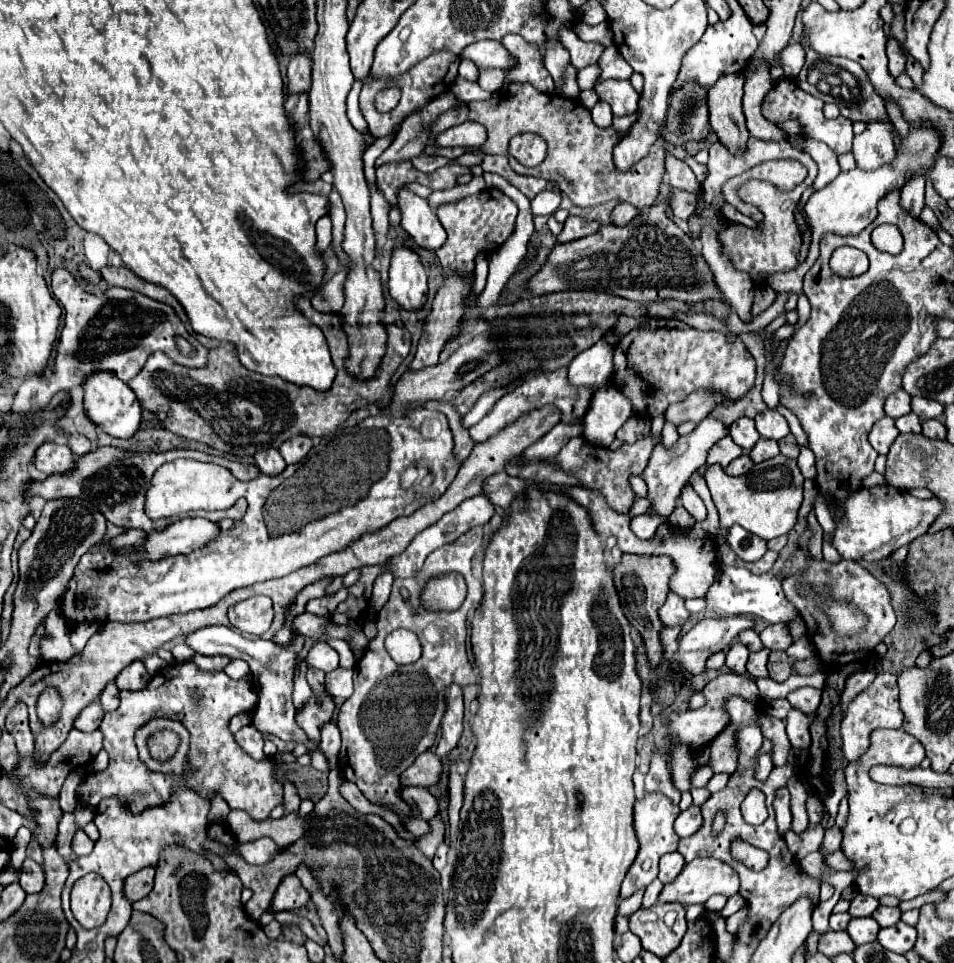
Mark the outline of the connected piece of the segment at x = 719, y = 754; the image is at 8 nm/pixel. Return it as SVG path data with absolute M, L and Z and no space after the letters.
M720 733L714 739L714 749L708 761L708 767L712 767L714 773L732 773L734 771L734 757L730 757L730 745L734 745L734 737L730 733Z

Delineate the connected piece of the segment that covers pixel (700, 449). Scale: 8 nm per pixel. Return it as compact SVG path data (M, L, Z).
M706 417L704 421L700 421L696 425L696 429L688 435L688 437L680 437L678 443L672 447L672 449L664 449L662 445L656 445L652 455L650 455L650 461L646 465L646 469L642 471L642 479L644 483L648 485L648 495L646 499L650 501L650 509L648 513L650 515L660 515L664 519L668 519L668 515L674 511L674 507L678 505L678 497L680 497L680 489L682 485L690 479L690 475L706 465L706 453L708 449L718 441L722 439L724 435L728 435L728 427L724 427L724 423L716 421L714 417Z

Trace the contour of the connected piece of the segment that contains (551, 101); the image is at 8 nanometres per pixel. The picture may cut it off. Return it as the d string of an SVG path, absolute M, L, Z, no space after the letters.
M508 85L496 91L490 101L460 103L458 109L444 113L442 121L444 119L472 119L482 123L488 129L488 141L482 151L492 155L508 155L508 137L524 131L540 135L548 143L546 159L536 167L520 167L520 161L510 157L510 167L520 175L556 181L560 191L578 207L592 207L610 199L620 199L642 211L653 205L660 195L666 157L662 143L650 149L650 157L638 161L638 165L626 173L618 173L612 163L612 149L616 141L620 141L620 135L612 127L602 129L594 125L590 111L576 99L566 99L554 93L538 93L532 85Z

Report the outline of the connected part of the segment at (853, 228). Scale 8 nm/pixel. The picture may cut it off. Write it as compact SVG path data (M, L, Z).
M910 129L910 137L902 139L902 151L896 155L892 165L884 165L876 171L862 173L860 169L852 169L848 173L840 173L832 183L824 189L814 191L804 205L804 213L812 227L814 246L810 246L810 257L819 255L819 242L824 235L858 235L862 233L878 215L876 203L882 195L886 195L894 187L902 187L910 175L926 171L934 165L934 153L938 151L938 133L934 129Z

